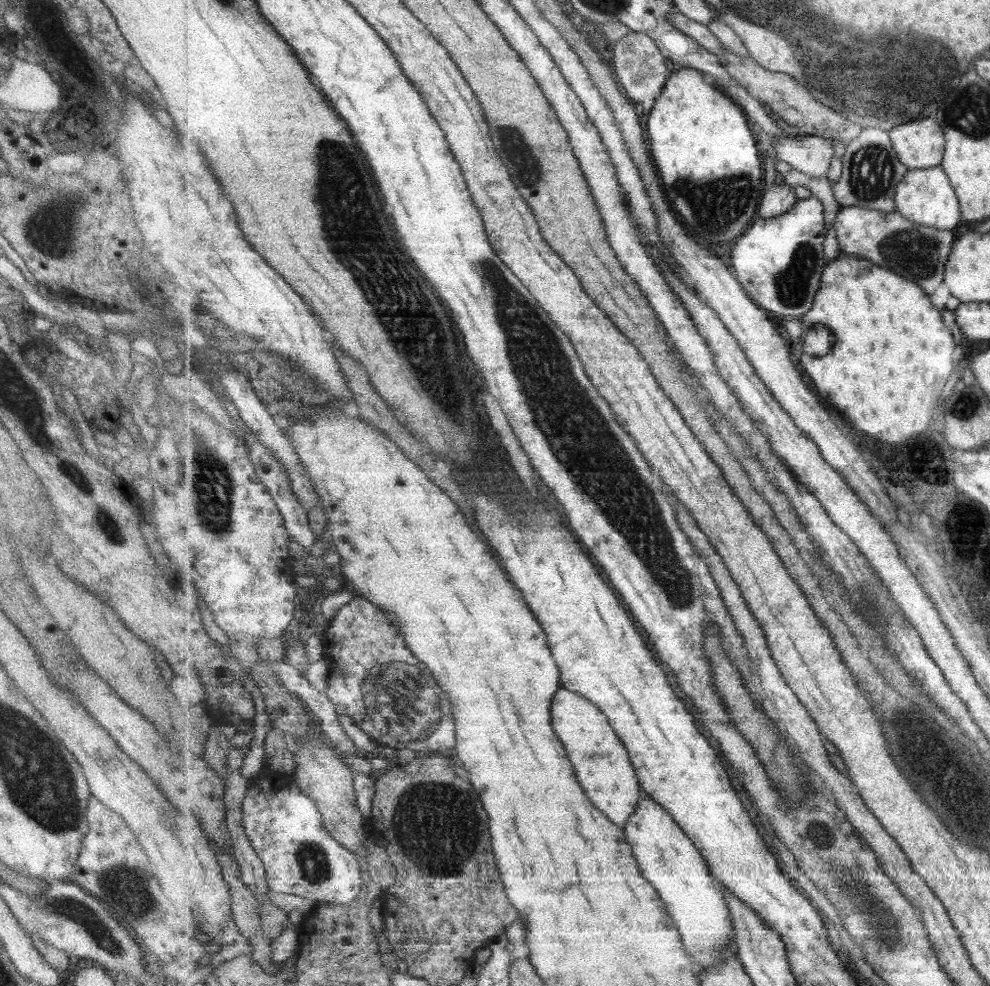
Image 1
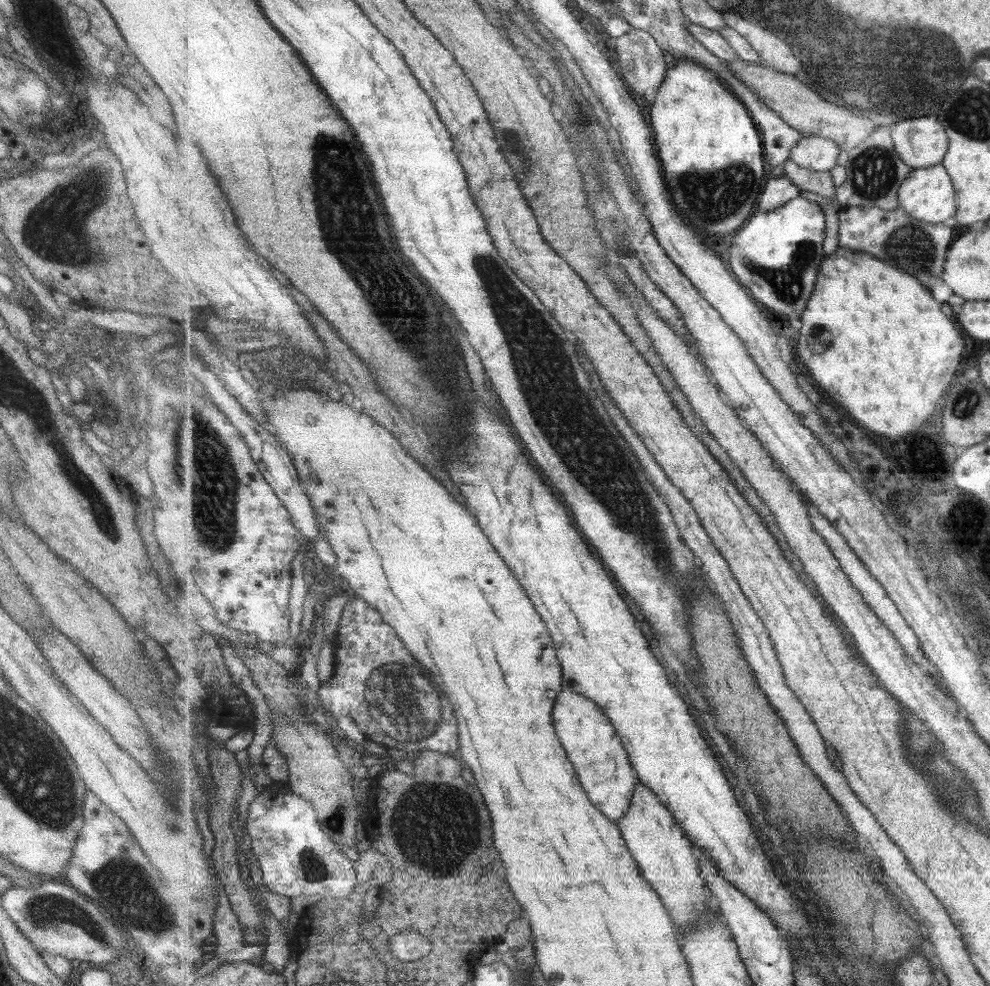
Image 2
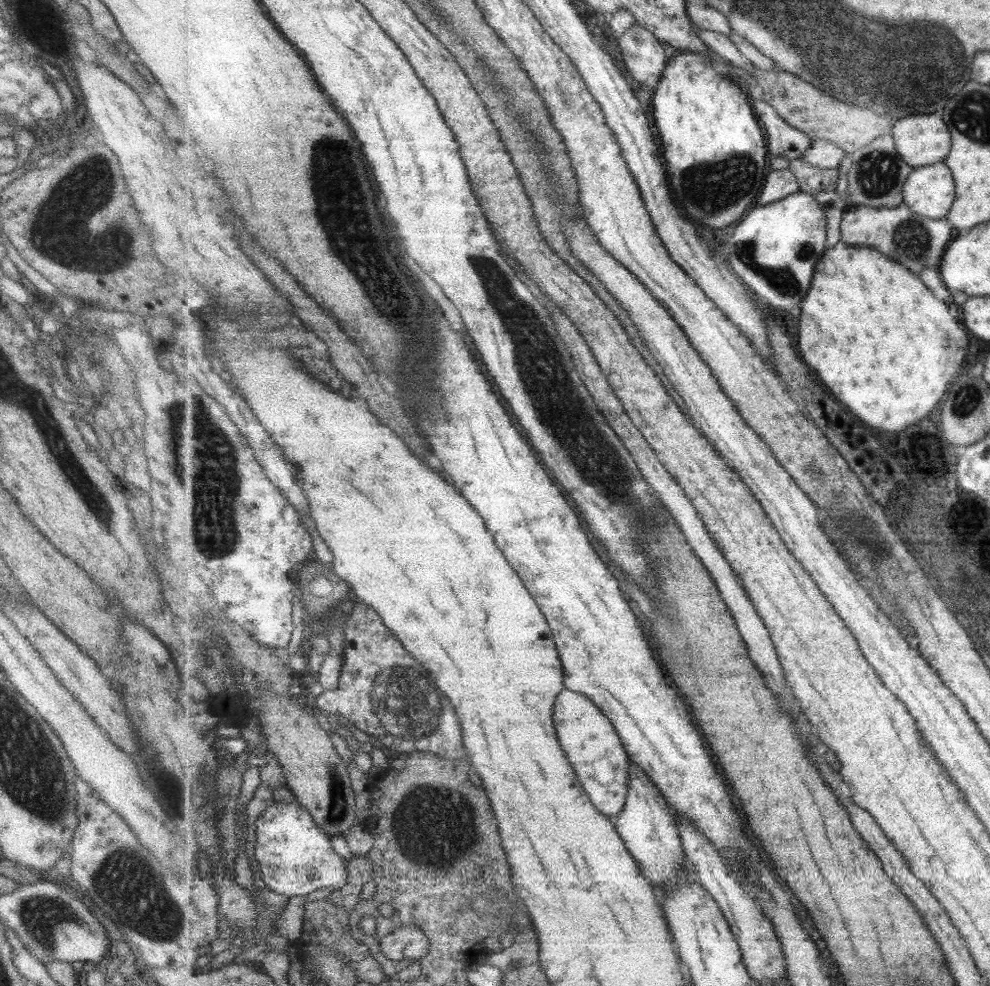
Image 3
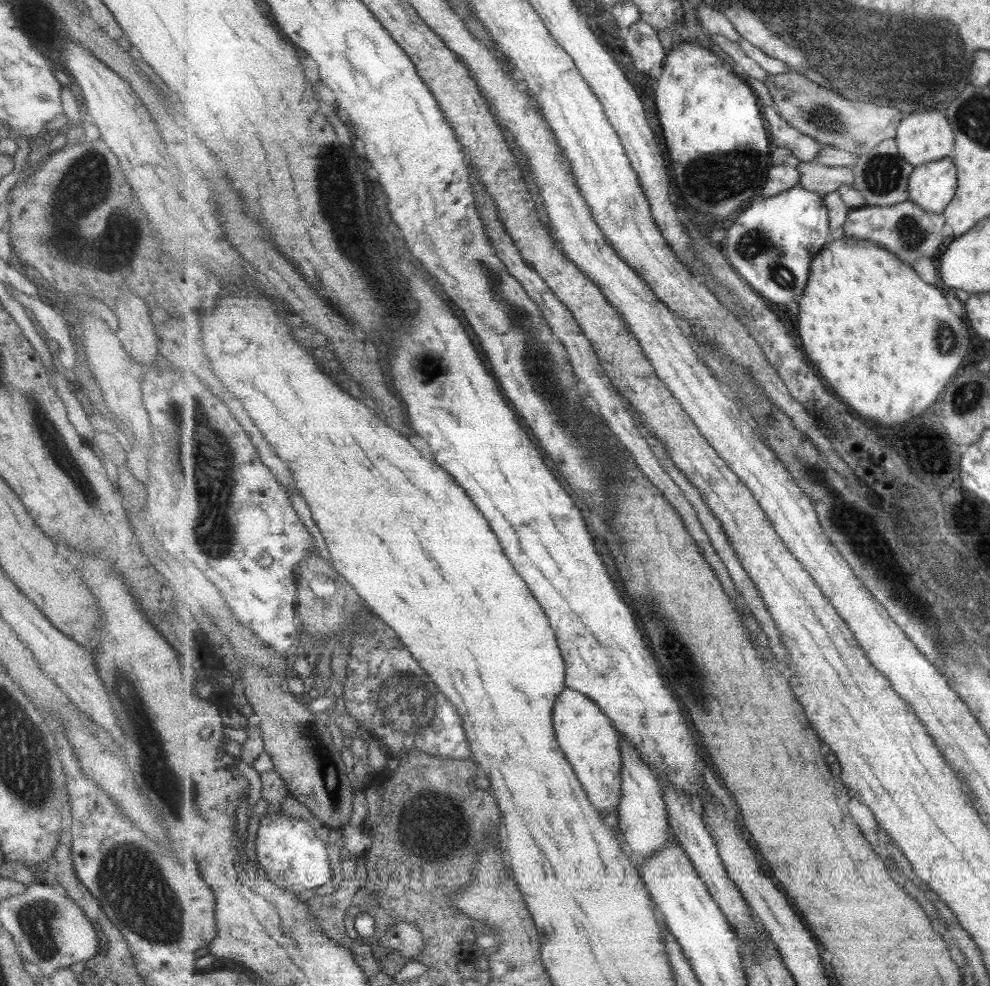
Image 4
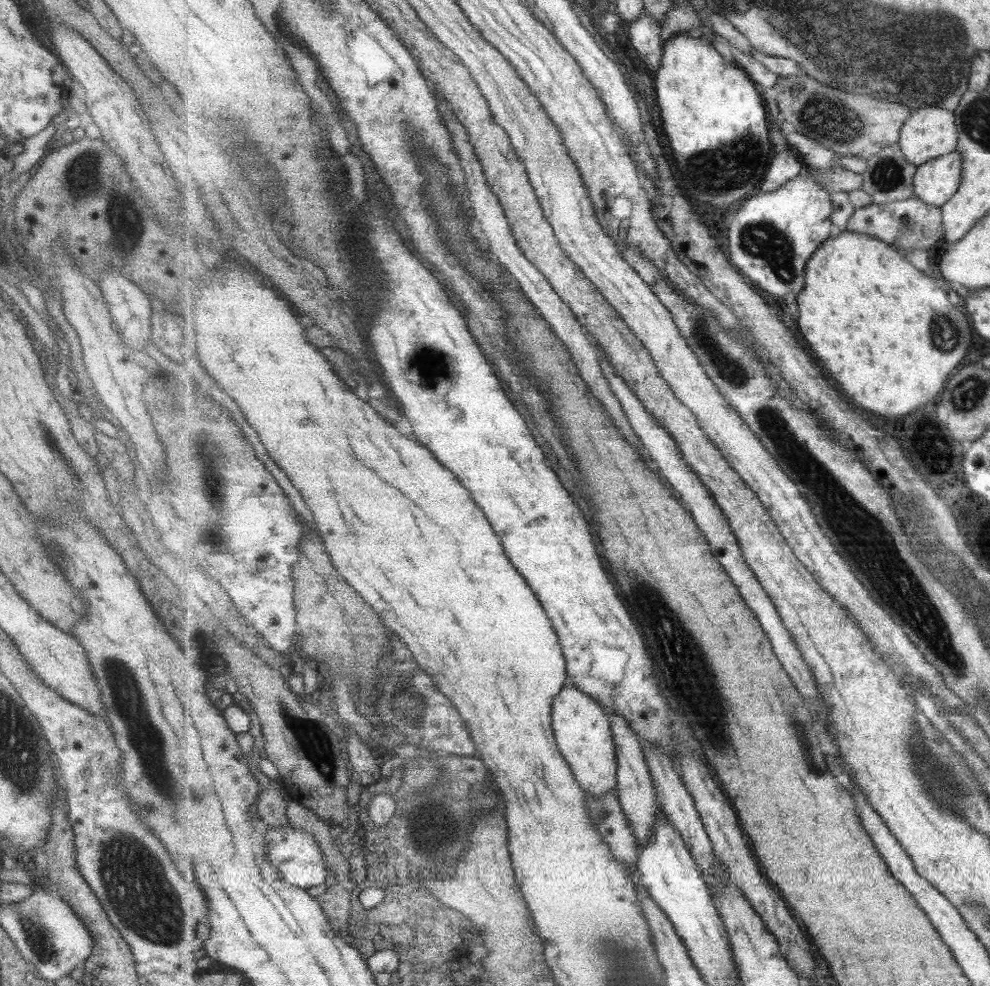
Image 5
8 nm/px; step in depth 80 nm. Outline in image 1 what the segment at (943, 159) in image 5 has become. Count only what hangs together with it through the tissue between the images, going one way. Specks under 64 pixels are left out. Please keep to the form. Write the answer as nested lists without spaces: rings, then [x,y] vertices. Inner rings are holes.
[[[939,165],[933,168],[910,170],[898,184],[895,193],[896,210],[907,220],[927,227],[955,230],[962,220],[962,208],[955,188],[945,169]]]

